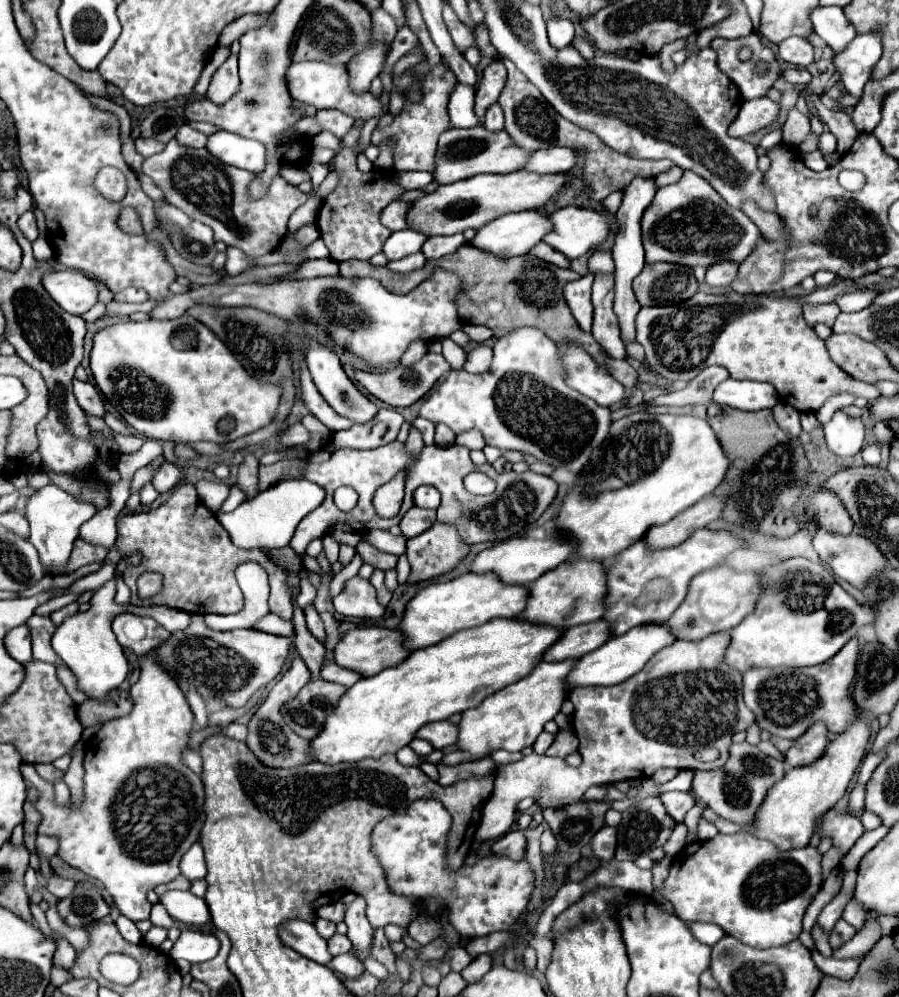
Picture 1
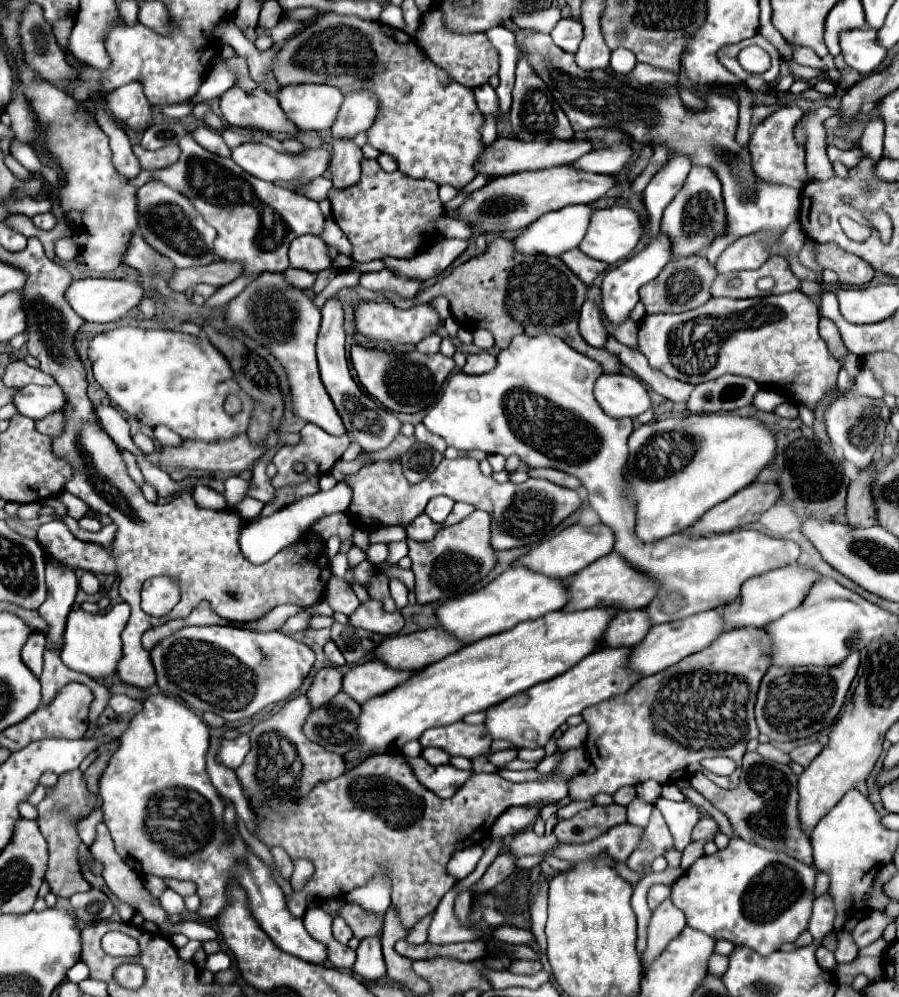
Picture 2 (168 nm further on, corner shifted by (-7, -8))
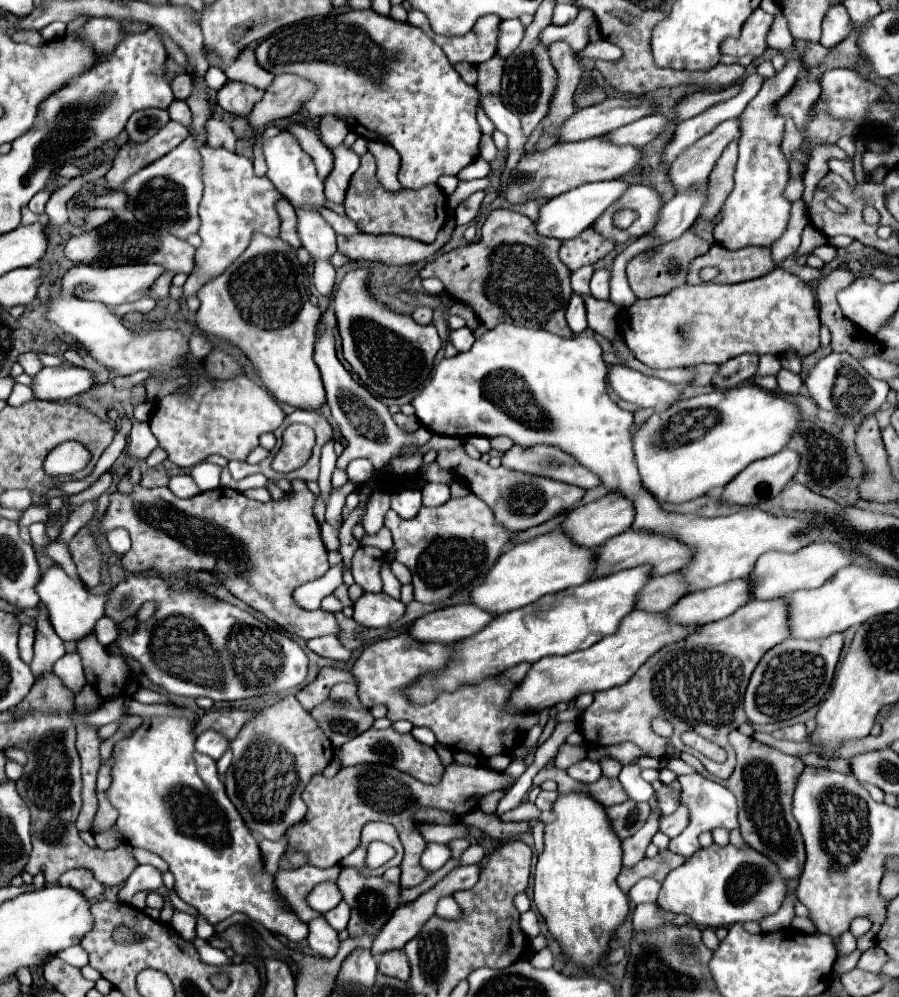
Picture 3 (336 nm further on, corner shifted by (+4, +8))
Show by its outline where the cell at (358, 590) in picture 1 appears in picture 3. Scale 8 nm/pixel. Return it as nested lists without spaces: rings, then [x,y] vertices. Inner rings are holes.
[[[365,592],[355,604],[353,604],[353,620],[361,626],[369,628],[383,628],[399,620],[405,612],[405,604],[401,600],[395,600],[383,592],[371,594]]]

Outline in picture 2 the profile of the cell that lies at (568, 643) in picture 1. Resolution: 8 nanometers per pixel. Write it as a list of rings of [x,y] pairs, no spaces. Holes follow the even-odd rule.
[[[646,610],[620,612],[604,634],[604,646],[606,648],[636,646],[648,634],[650,628],[652,624],[650,624],[650,616]]]

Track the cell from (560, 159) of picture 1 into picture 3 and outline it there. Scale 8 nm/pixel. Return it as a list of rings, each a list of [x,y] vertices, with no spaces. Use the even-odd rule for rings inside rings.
[[[653,114],[653,116],[645,116],[641,120],[635,120],[623,128],[611,130],[611,132],[603,134],[603,138],[607,138],[615,146],[627,146],[629,144],[629,146],[641,148],[647,142],[651,142],[665,128],[665,124],[667,124],[667,120],[663,116]]]

